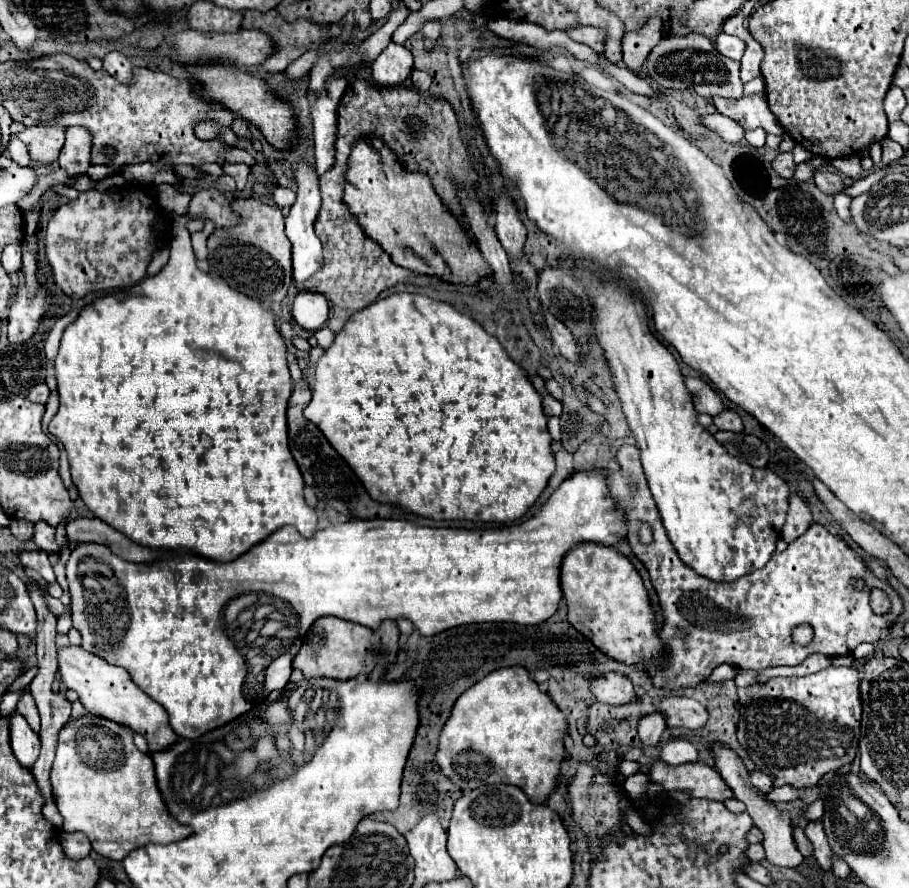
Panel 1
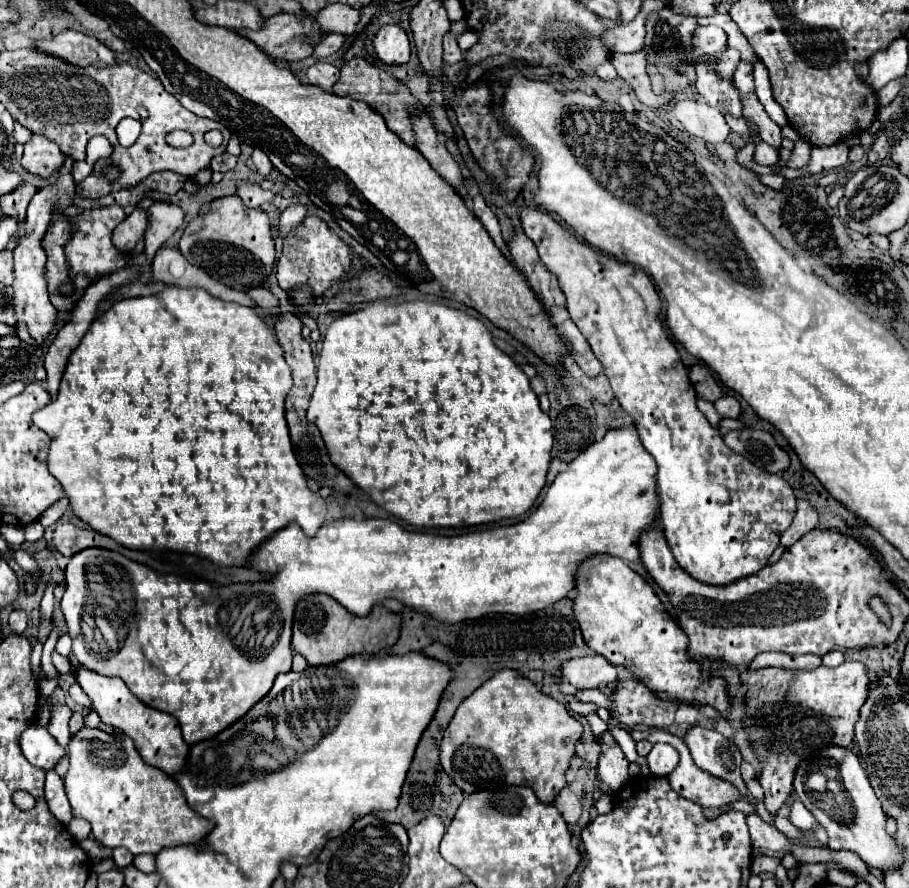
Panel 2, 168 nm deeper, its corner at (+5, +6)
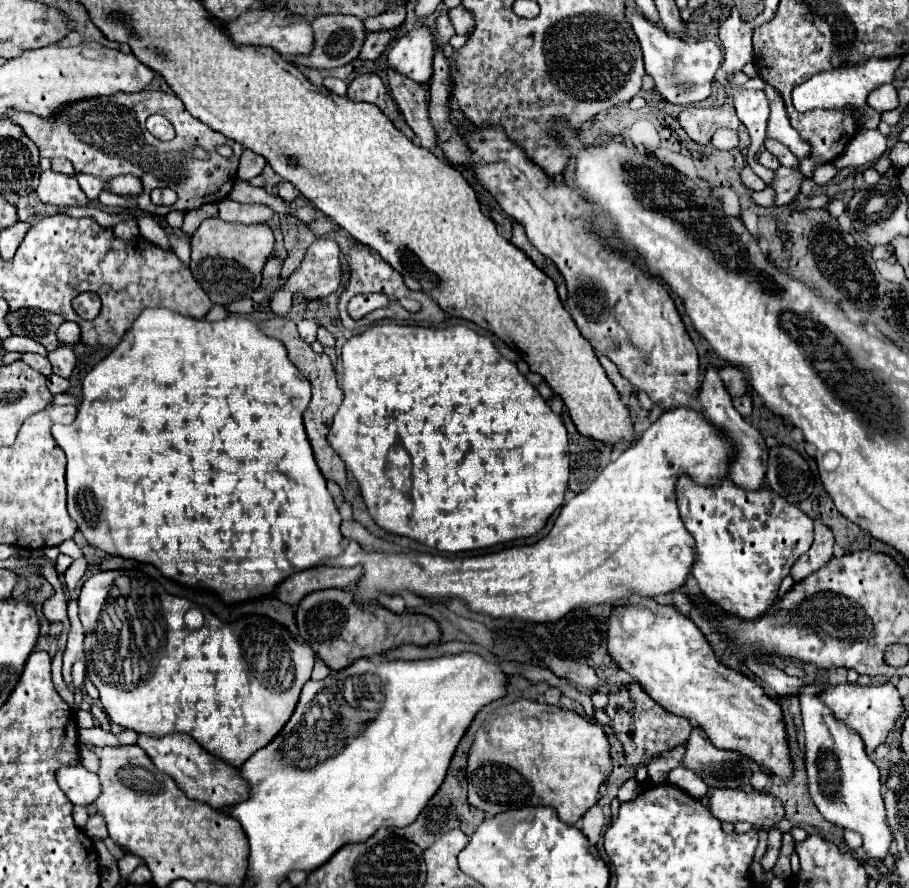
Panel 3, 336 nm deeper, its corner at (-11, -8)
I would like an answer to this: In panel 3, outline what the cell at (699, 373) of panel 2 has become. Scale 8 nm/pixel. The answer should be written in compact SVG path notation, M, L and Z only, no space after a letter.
M724 367L724 369L720 369L720 379L722 379L722 383L724 383L724 387L726 387L726 391L730 393L732 399L742 397L746 393L746 389L748 389L746 377L736 367Z

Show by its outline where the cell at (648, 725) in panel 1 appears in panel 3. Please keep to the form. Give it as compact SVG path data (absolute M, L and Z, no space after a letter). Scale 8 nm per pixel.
M658 757L658 759L652 759L648 763L648 777L650 781L656 785L656 783L666 783L666 775L670 771L670 767L678 767L680 761L676 759L670 759L670 757Z

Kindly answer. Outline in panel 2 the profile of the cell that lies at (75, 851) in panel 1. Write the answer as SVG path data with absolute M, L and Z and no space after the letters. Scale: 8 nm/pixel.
M72 819L70 821L70 825L68 825L68 831L70 831L70 835L76 839L76 841L82 841L84 837L88 837L90 835L90 823L86 821L86 819Z

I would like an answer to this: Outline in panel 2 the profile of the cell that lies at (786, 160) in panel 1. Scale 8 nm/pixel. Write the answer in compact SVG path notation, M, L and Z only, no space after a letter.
M760 141L756 143L756 151L754 151L754 159L760 163L760 165L774 165L778 163L778 151L774 147L770 147L768 143Z

